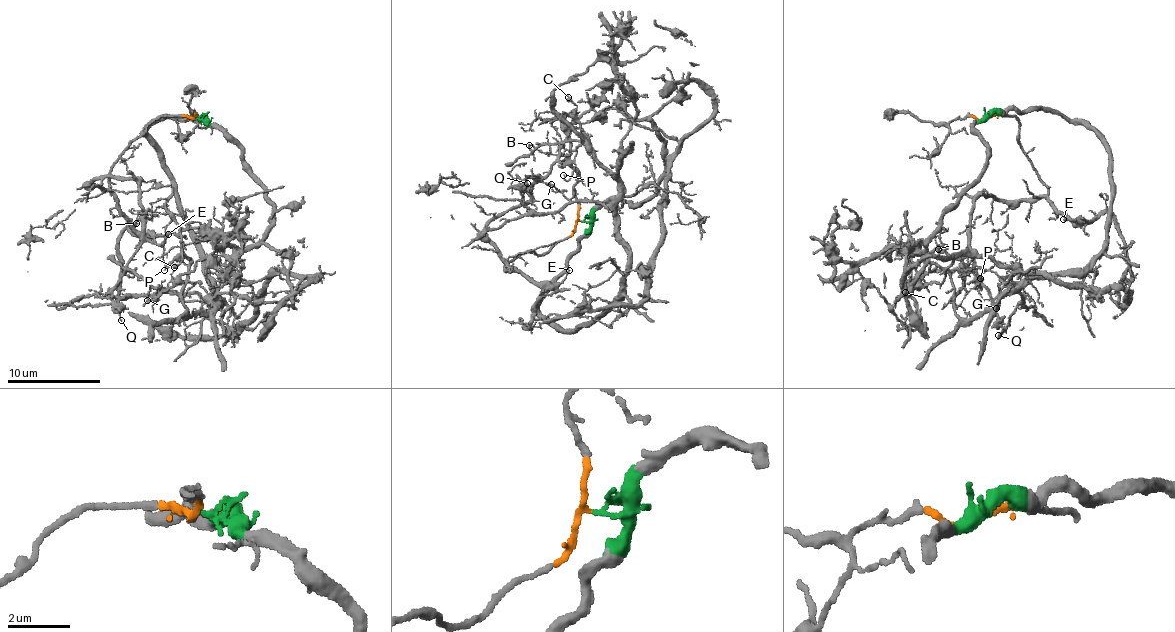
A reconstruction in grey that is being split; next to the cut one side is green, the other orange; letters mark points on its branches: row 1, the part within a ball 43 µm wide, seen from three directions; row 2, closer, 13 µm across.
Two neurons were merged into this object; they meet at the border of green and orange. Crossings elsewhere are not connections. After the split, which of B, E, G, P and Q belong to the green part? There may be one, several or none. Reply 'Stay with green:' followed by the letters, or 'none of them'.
Stay with green: G, P

